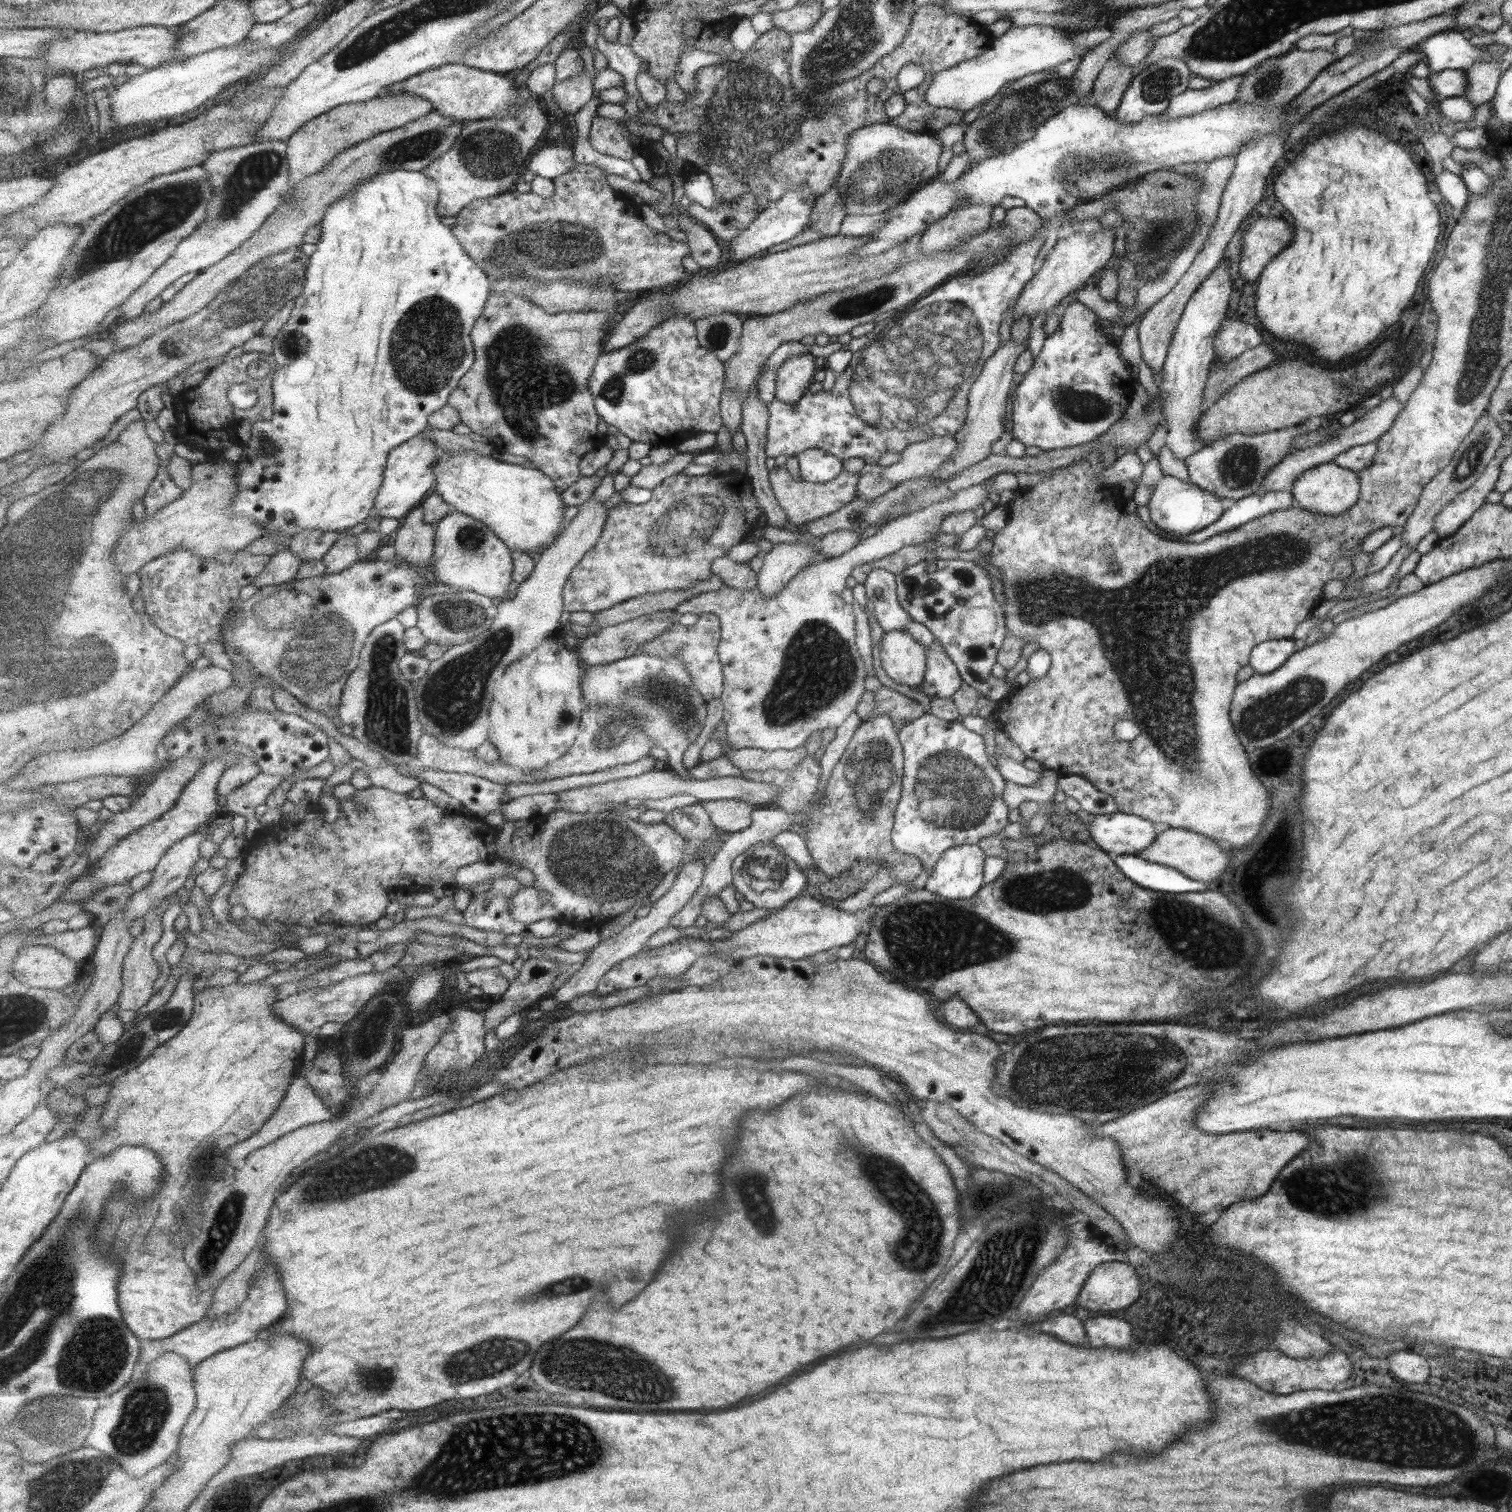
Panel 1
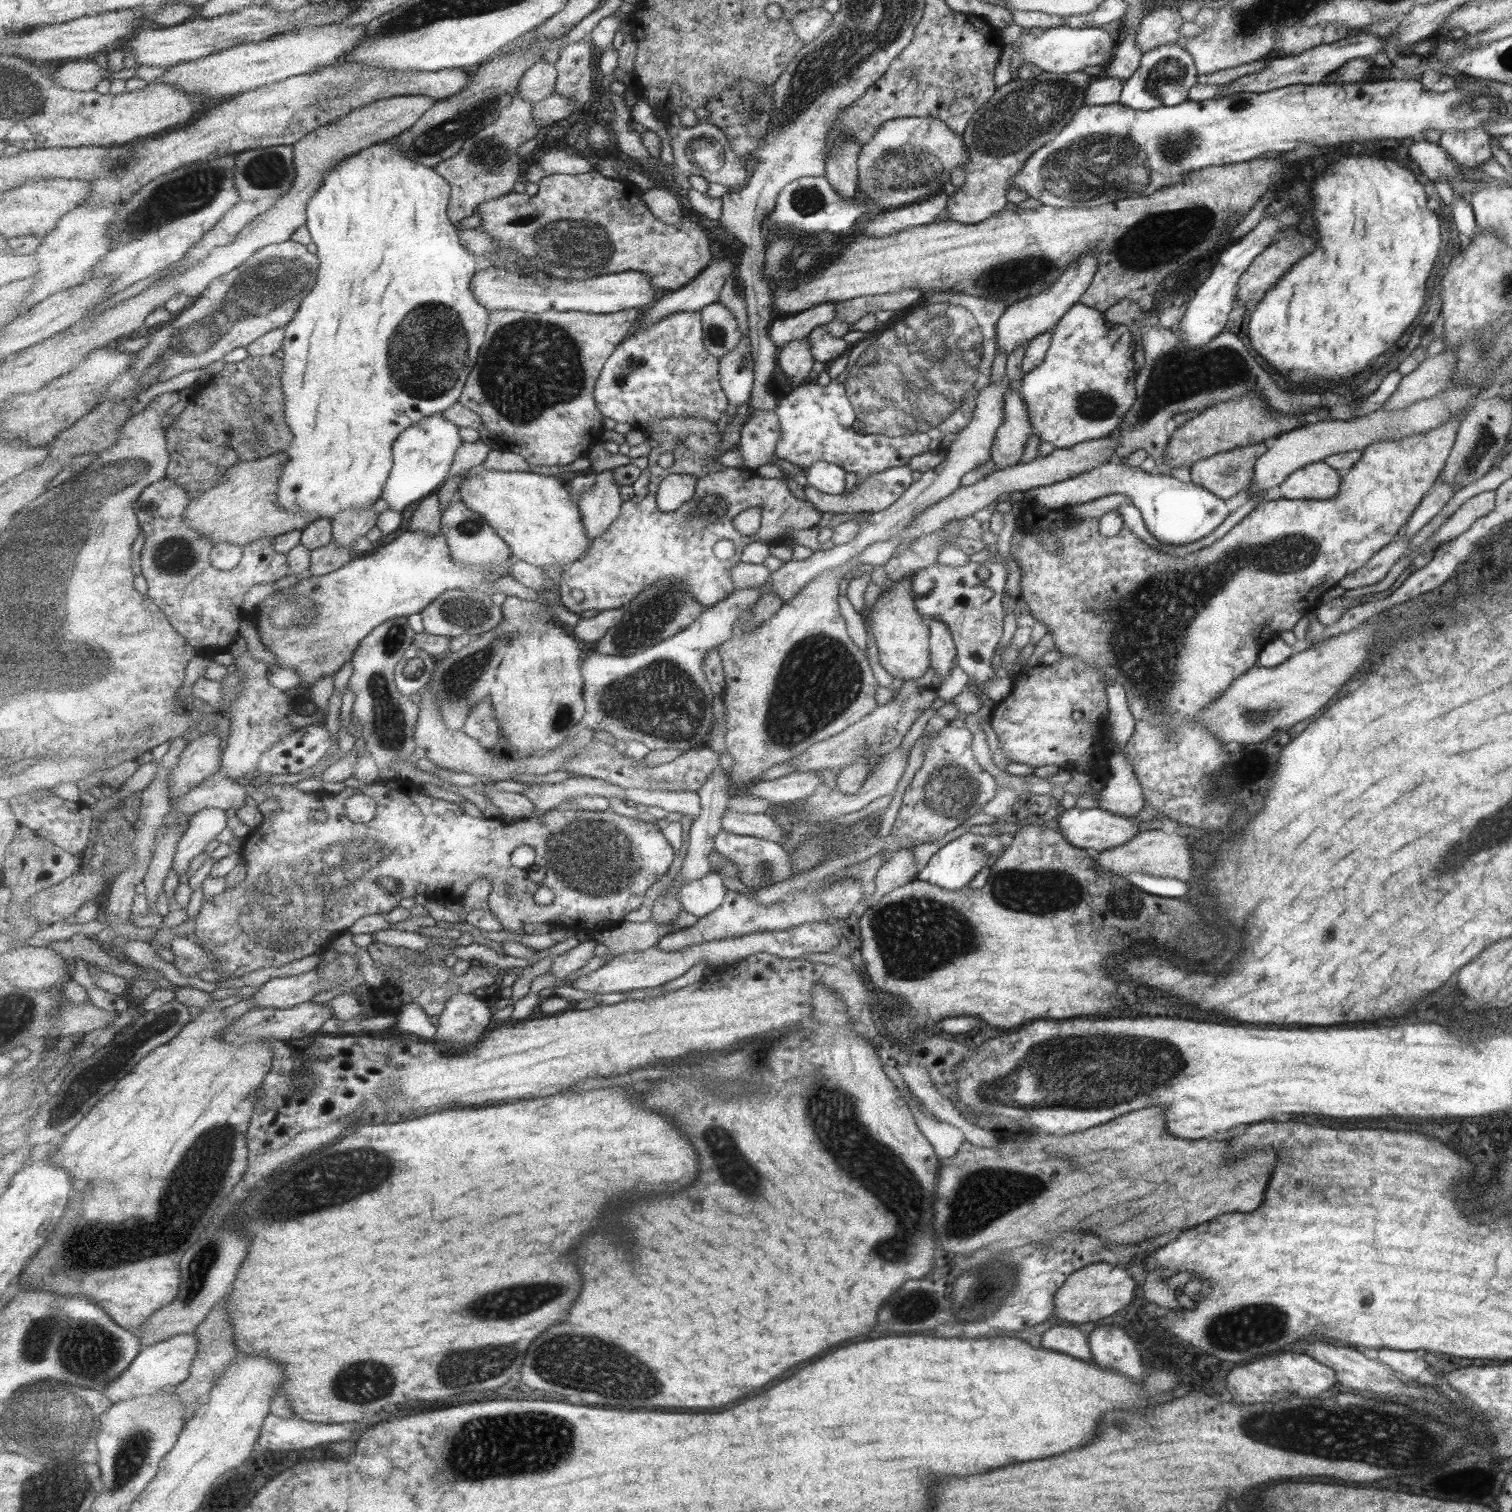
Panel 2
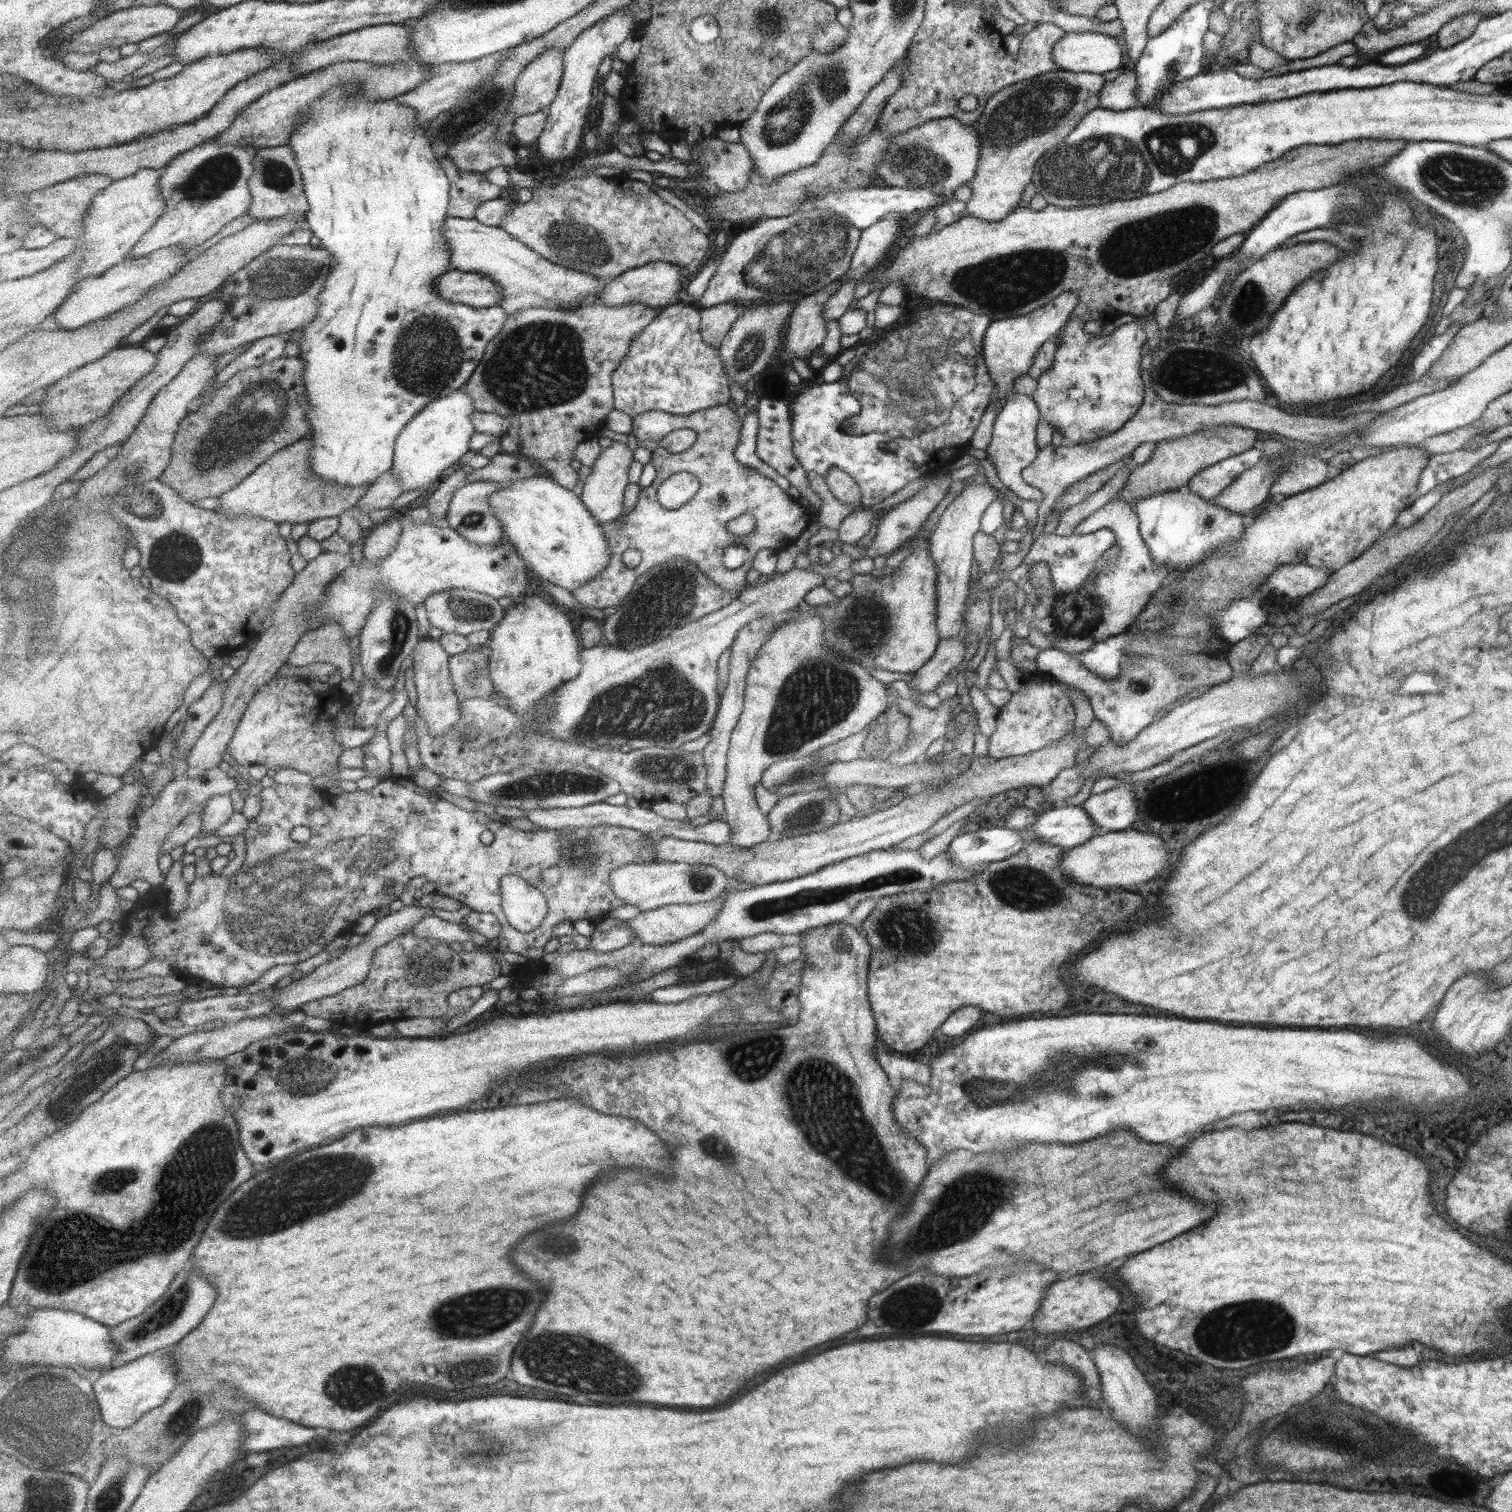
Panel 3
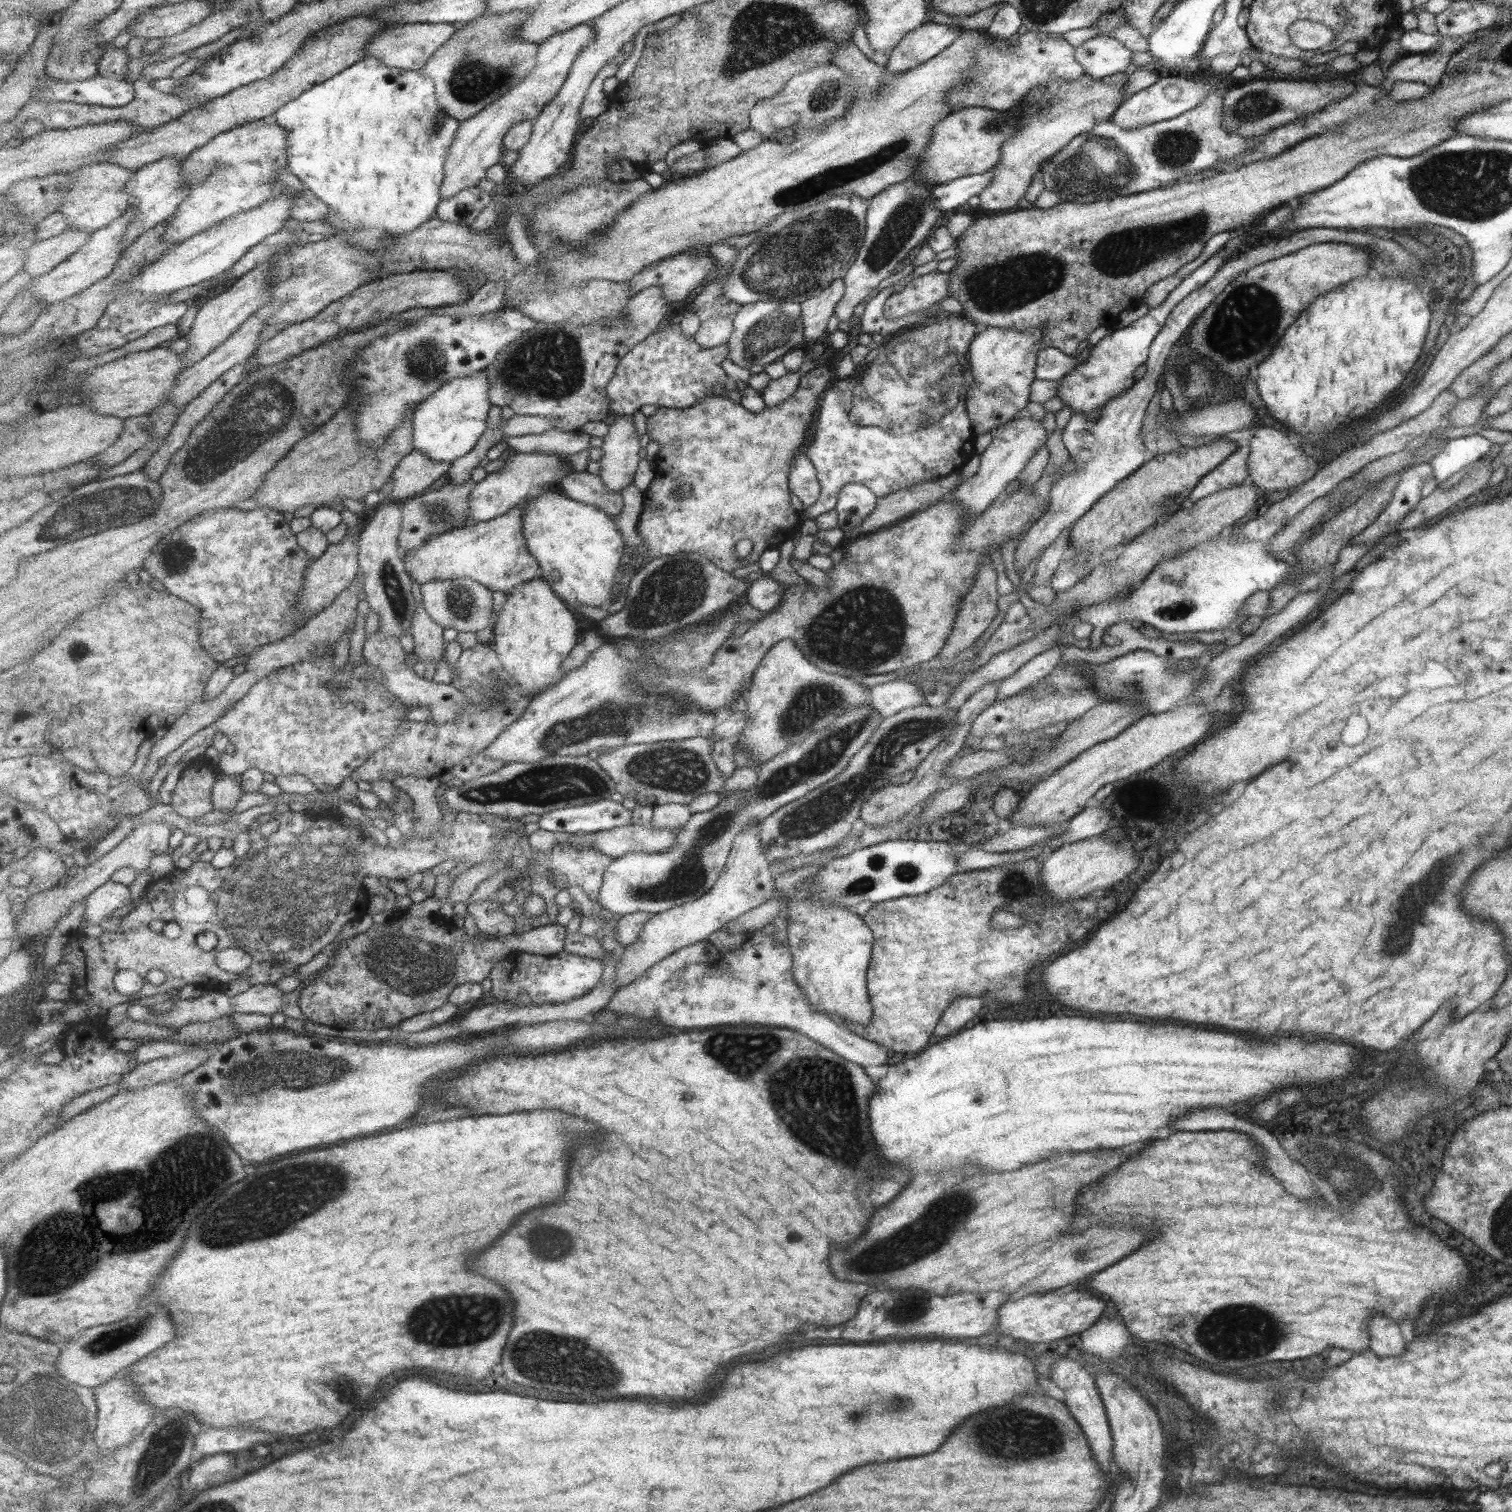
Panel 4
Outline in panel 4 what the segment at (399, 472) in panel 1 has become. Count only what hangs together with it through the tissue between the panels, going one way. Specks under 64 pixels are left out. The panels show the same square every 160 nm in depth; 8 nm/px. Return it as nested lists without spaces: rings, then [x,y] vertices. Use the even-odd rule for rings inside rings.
[[[479,371],[447,381],[433,396],[421,402],[415,413],[415,450],[427,453],[431,460],[452,464],[478,446],[489,427],[489,413],[493,409],[489,398],[491,390],[488,372]]]

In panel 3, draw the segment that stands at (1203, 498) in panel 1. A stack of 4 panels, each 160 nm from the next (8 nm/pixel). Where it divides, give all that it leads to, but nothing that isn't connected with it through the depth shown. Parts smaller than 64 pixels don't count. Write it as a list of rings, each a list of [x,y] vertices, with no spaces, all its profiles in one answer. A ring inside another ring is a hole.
[[[1012,391],[1005,397],[1003,405],[995,417],[992,427],[992,437],[985,450],[990,464],[996,470],[997,478],[1001,484],[1011,490],[1013,494],[1023,500],[1033,500],[1038,504],[1041,500],[1041,492],[1030,484],[1023,482],[1020,472],[1029,466],[1036,457],[1036,426],[1039,423],[1037,406],[1031,397]],[[1186,486],[1169,492],[1152,494],[1140,498],[1134,504],[1134,512],[1138,518],[1138,529],[1143,545],[1147,547],[1154,566],[1166,566],[1170,573],[1165,581],[1174,580],[1194,566],[1208,558],[1220,546],[1229,545],[1256,519],[1253,516],[1242,516],[1223,510],[1203,500],[1201,496],[1191,492]]]

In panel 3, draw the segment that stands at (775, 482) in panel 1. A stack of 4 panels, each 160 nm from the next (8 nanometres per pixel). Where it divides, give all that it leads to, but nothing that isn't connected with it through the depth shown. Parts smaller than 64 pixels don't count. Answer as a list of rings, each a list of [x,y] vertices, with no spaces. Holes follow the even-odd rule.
[[[717,406],[707,408],[690,415],[671,415],[662,411],[645,412],[633,419],[632,434],[640,441],[652,440],[659,442],[674,430],[691,429],[697,434],[696,443],[680,453],[669,452],[667,448],[657,447],[651,454],[650,463],[656,469],[657,476],[652,484],[642,489],[637,506],[633,512],[624,513],[611,523],[603,523],[611,549],[610,566],[595,580],[590,580],[583,588],[573,594],[582,604],[582,608],[617,608],[633,590],[635,581],[651,567],[662,565],[671,559],[687,559],[698,563],[719,586],[730,591],[742,590],[747,581],[749,571],[761,550],[784,549],[794,545],[799,530],[795,524],[803,518],[807,526],[809,515],[801,506],[797,506],[785,491],[781,492],[773,480],[765,474],[741,464],[735,458],[737,444],[741,440],[741,418],[735,408]],[[681,472],[689,472],[702,482],[695,498],[677,510],[663,508],[659,502],[659,489],[671,476]],[[752,514],[757,520],[755,532],[747,536],[739,536],[728,531],[732,520]],[[735,544],[748,547],[747,562],[736,571],[725,566],[725,551]],[[629,548],[641,554],[641,563],[635,568],[623,565],[623,552]]]

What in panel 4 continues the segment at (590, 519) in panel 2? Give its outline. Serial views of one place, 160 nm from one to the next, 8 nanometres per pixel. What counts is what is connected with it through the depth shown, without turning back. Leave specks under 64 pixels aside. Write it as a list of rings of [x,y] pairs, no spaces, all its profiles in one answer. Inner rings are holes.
[[[631,415],[615,419],[610,426],[609,435],[603,439],[604,444],[601,446],[604,450],[604,457],[599,462],[601,464],[599,477],[605,481],[606,487],[610,491],[621,494],[625,487],[631,485],[633,478],[635,478],[635,472],[641,464],[641,438],[637,434],[637,426],[635,426],[635,420]]]

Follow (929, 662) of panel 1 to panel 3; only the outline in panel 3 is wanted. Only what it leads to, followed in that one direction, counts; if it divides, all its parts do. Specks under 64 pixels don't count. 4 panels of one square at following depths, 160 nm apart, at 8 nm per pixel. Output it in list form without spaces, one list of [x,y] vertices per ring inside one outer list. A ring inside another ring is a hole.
[[[987,482],[965,486],[943,510],[928,538],[938,578],[935,582],[935,629],[940,640],[955,637],[961,628],[970,592],[973,535],[979,532],[983,510],[996,499],[995,492]]]

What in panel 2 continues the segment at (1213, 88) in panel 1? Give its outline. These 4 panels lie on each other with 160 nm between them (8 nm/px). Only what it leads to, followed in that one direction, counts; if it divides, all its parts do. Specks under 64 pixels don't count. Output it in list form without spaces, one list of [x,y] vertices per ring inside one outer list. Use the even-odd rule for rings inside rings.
[[[1360,32],[1358,35],[1347,36],[1327,45],[1319,45],[1299,55],[1278,56],[1272,55],[1266,60],[1265,67],[1255,73],[1240,76],[1226,86],[1220,88],[1220,92],[1214,97],[1224,97],[1235,91],[1251,91],[1261,93],[1292,84],[1320,84],[1320,80],[1329,73],[1337,71],[1345,62],[1357,58],[1369,59],[1375,68],[1385,68],[1394,74],[1394,79],[1404,79],[1402,69],[1394,67],[1383,54],[1382,38],[1372,33]]]

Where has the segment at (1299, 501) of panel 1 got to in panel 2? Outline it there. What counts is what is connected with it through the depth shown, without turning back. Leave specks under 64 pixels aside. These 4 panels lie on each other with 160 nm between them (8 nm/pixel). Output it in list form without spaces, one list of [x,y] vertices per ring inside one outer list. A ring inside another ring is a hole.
[[[1322,461],[1291,472],[1278,486],[1282,499],[1325,500],[1336,495],[1341,474]]]

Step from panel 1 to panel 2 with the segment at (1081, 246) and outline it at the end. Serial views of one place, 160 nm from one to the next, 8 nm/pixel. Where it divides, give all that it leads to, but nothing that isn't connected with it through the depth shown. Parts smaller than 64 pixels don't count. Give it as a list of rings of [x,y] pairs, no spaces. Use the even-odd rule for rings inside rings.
[[[1090,252],[1082,254],[1080,258],[1074,260],[1067,267],[1067,270],[1060,276],[1058,282],[1052,284],[1047,290],[1028,296],[1011,306],[1005,307],[1001,318],[997,322],[997,330],[995,331],[997,350],[1008,355],[1016,350],[1020,344],[1026,344],[1026,342],[1036,338],[1039,334],[1043,334],[1043,332],[1051,332],[1062,320],[1062,316],[1074,304],[1078,303],[1078,300],[1086,292],[1087,287],[1090,286],[1096,269],[1095,257]]]

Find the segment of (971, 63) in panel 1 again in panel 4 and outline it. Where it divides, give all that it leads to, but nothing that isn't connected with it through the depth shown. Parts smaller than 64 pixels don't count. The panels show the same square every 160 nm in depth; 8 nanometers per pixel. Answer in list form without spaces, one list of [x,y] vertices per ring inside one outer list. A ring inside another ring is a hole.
[[[1107,35],[1081,36],[1073,42],[1075,62],[1093,79],[1124,73],[1132,53]]]

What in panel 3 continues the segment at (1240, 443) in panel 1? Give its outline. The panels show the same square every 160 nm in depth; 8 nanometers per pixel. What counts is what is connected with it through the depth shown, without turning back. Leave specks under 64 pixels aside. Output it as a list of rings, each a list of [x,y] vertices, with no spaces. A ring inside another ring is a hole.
[[[1251,447],[1241,454],[1230,456],[1199,471],[1192,476],[1187,487],[1203,500],[1209,501],[1219,492],[1226,490],[1243,471],[1255,467],[1261,460],[1262,451]]]

